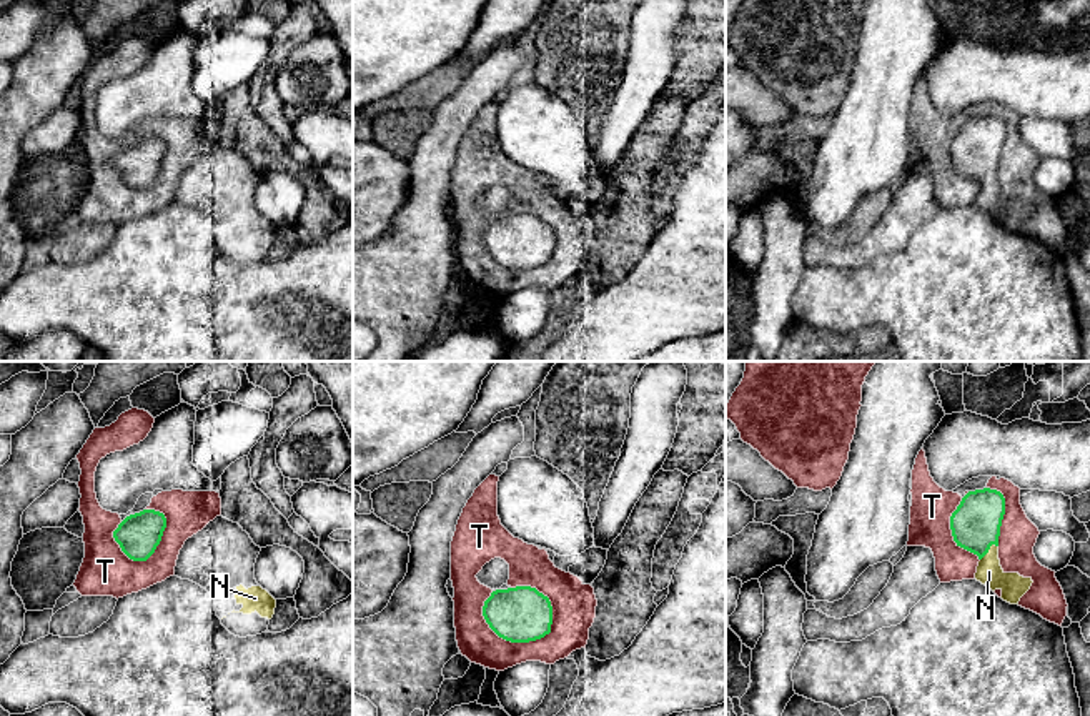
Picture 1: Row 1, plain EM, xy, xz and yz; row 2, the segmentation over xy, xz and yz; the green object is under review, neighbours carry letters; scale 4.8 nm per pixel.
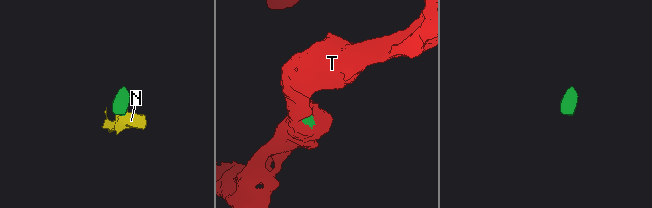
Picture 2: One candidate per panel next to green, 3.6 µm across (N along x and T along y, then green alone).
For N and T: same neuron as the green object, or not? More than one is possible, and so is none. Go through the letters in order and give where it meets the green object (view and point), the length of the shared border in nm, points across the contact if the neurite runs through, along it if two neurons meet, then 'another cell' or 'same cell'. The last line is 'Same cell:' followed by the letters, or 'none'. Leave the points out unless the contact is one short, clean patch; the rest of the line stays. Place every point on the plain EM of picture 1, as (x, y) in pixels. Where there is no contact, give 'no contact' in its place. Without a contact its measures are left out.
N: yz (987, 177) | 120 nm | across yz (976, 152), (987, 177), (989, 198) | same cell
T: xz (511, 268) | 360 nm | another cell
Same cell: N

